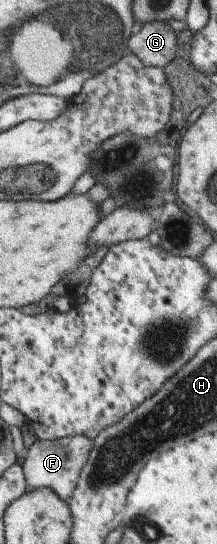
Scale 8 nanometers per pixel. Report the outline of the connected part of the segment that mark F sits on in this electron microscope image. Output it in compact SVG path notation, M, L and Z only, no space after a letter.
M74 436L54 441L44 441L36 439L28 448L27 456L22 464L28 487L32 489L54 489L60 499L69 501L75 495L80 476L82 475L88 459L90 459L92 449L95 448L95 439L86 436Z

